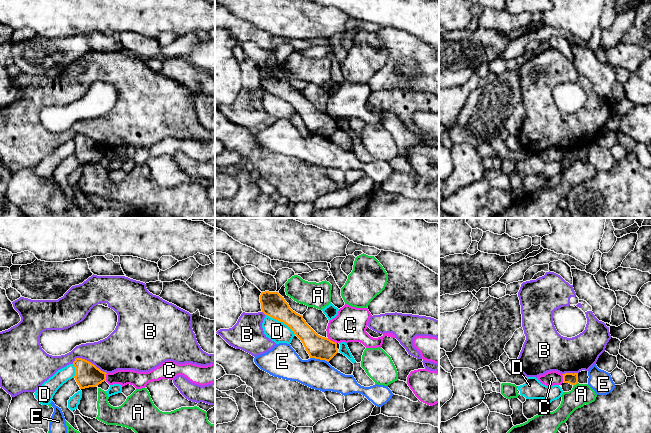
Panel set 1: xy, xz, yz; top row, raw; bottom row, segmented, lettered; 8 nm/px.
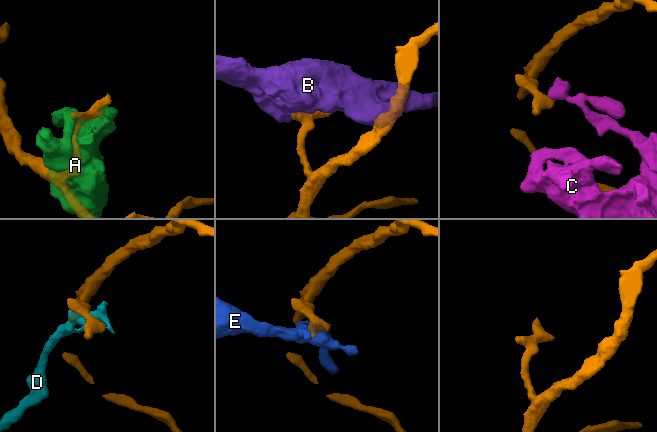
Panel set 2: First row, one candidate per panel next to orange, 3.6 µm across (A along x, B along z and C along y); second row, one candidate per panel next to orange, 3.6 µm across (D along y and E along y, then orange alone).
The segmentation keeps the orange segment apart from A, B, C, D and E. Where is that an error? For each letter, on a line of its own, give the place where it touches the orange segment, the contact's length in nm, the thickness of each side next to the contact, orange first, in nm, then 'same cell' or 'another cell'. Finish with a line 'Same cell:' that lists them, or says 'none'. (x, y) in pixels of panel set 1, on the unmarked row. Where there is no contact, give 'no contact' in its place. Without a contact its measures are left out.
A: yz (575, 160) | 50 nm | 90/170 nm | another cell
B: xy (88, 137) | 300 nm | 190/280 nm | another cell
C: xz (332, 117) | 90 nm | 190/260 nm | another cell
D: xz (281, 97) | 280 nm | 190/170 nm | another cell
E: xz (319, 134) | 160 nm | 190/240 nm | another cell
Same cell: none

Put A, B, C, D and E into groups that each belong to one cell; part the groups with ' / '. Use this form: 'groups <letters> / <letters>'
groups A / B / C / D / E

